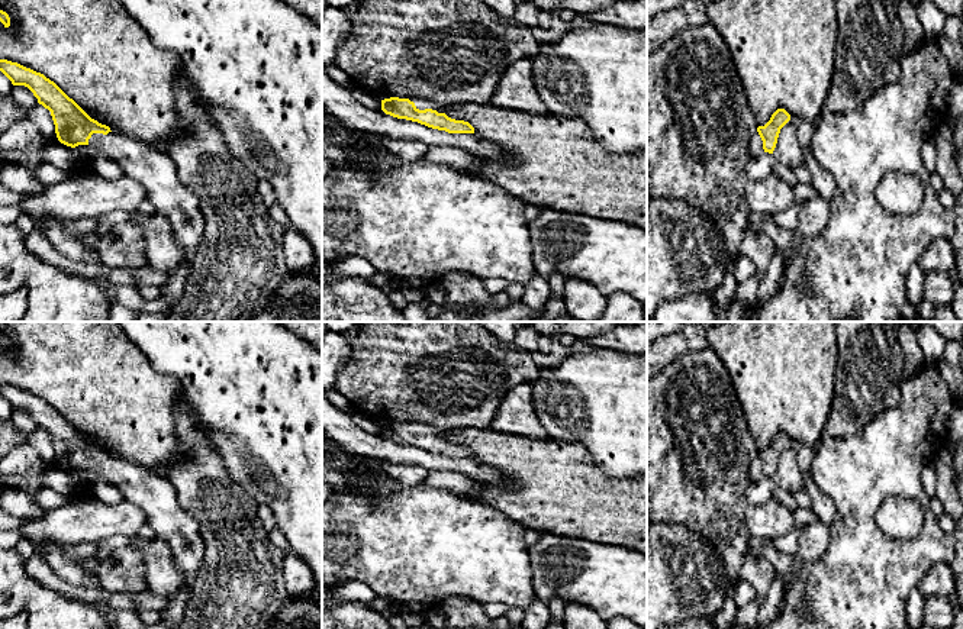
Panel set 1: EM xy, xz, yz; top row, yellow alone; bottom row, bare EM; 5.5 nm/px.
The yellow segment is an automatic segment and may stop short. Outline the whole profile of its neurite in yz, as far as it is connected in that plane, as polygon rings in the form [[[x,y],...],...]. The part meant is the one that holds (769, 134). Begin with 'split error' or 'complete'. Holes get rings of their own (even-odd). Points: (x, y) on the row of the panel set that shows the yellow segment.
split error | [[[777,109],[764,126],[759,126],[748,143],[750,158],[757,158],[764,152],[773,154],[780,129],[789,120],[790,114],[785,109]]]

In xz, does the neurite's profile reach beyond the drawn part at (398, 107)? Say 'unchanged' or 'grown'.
grown

